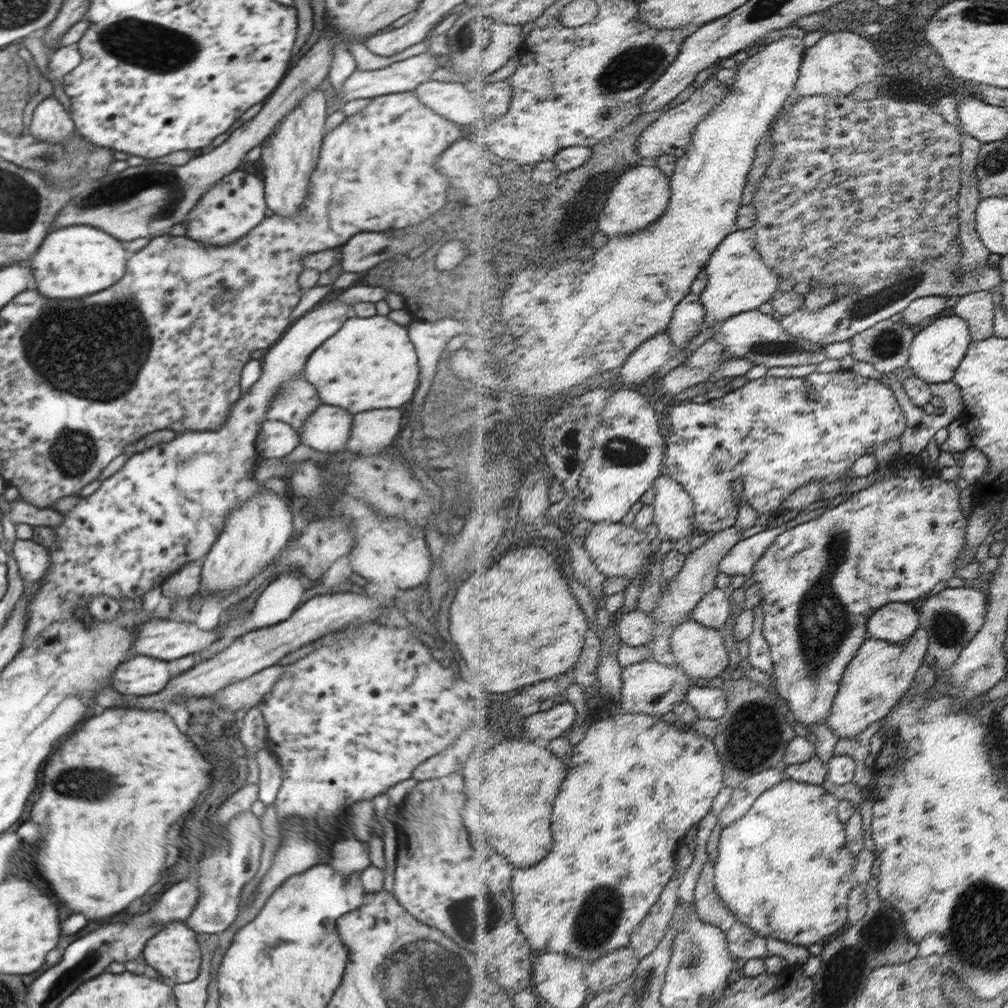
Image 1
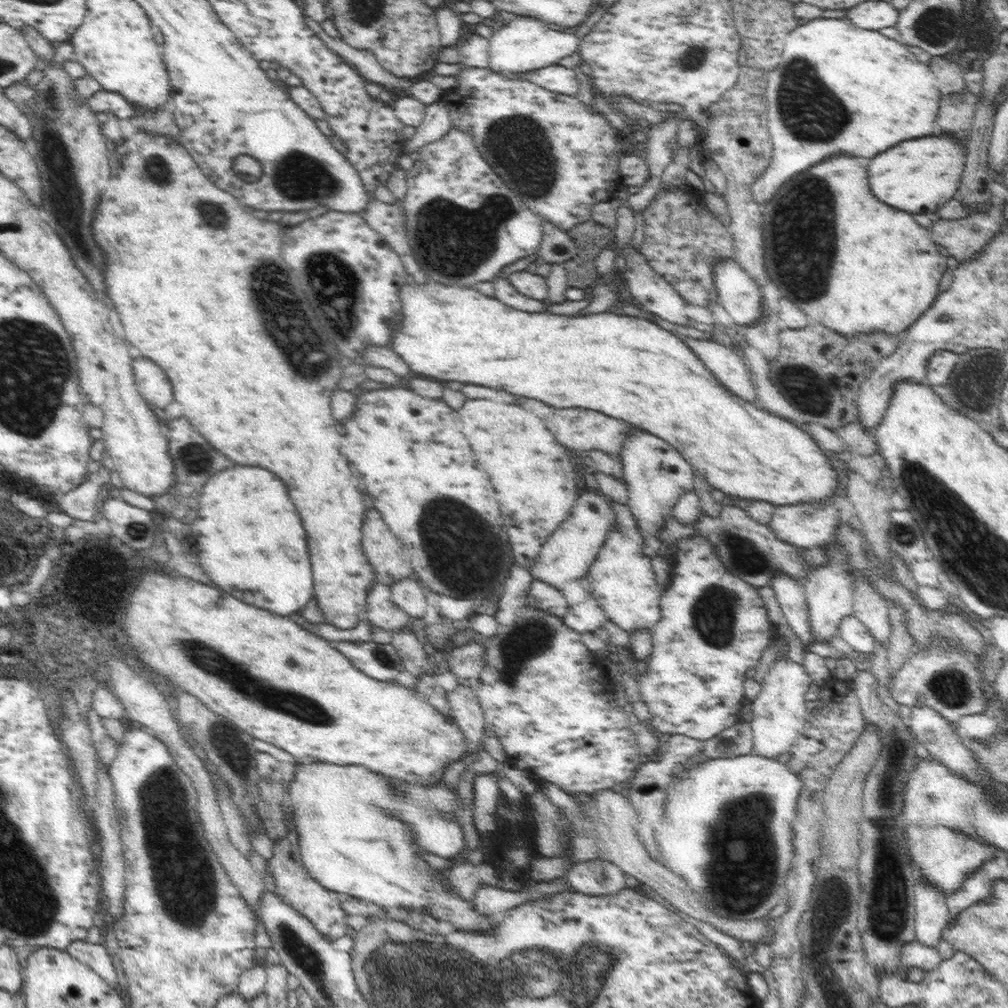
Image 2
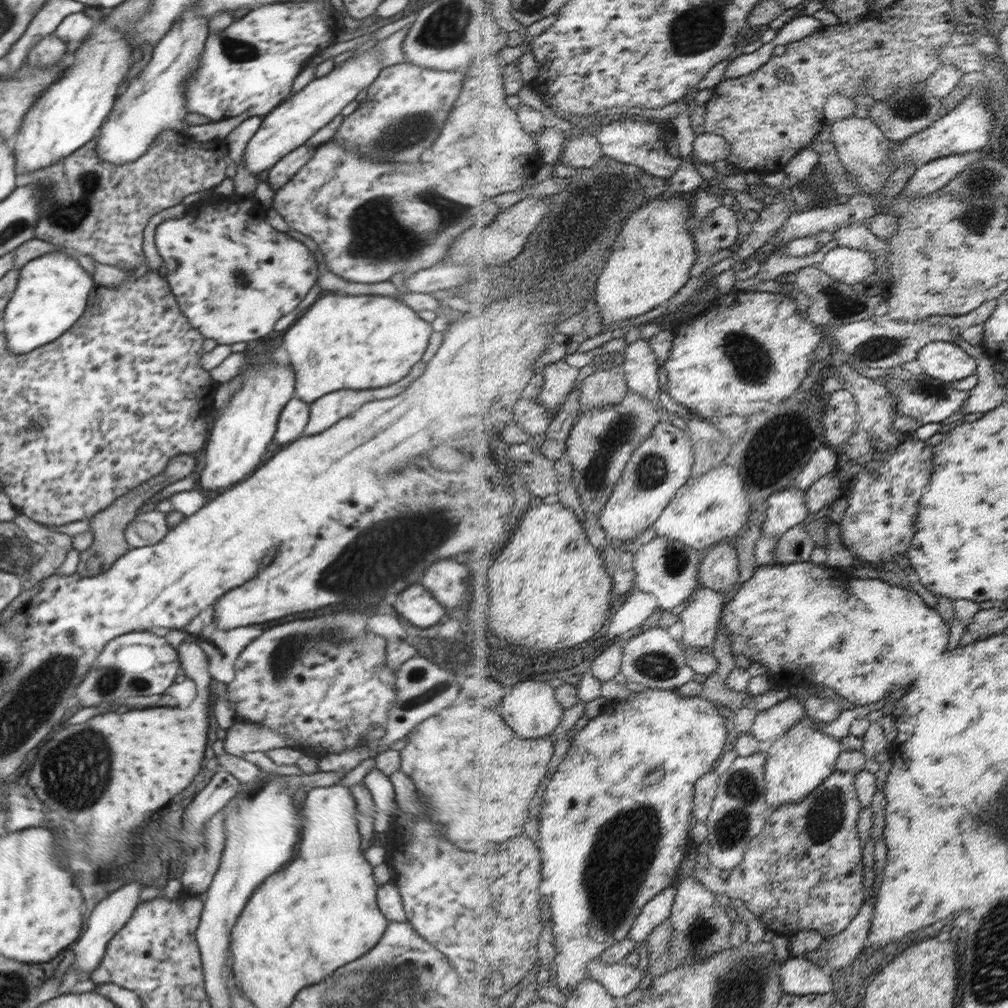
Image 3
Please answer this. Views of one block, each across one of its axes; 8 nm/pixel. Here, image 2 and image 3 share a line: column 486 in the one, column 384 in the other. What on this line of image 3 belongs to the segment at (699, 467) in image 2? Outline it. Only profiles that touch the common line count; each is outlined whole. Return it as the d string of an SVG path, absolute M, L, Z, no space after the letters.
M324 296L324 298L318 298L310 310L306 314L302 314L297 320L288 328L288 332L284 334L282 338L282 348L284 348L288 355L288 363L291 364L293 371L295 372L295 398L307 403L314 402L328 394L328 392L334 392L334 390L342 390L342 388L350 388L350 390L366 390L366 388L382 388L382 386L388 386L388 384L394 384L398 380L402 380L408 370L420 362L424 350L426 350L429 342L430 335L433 329L430 323L424 321L421 317L414 312L414 310L402 302L400 297L388 297L388 296Z

